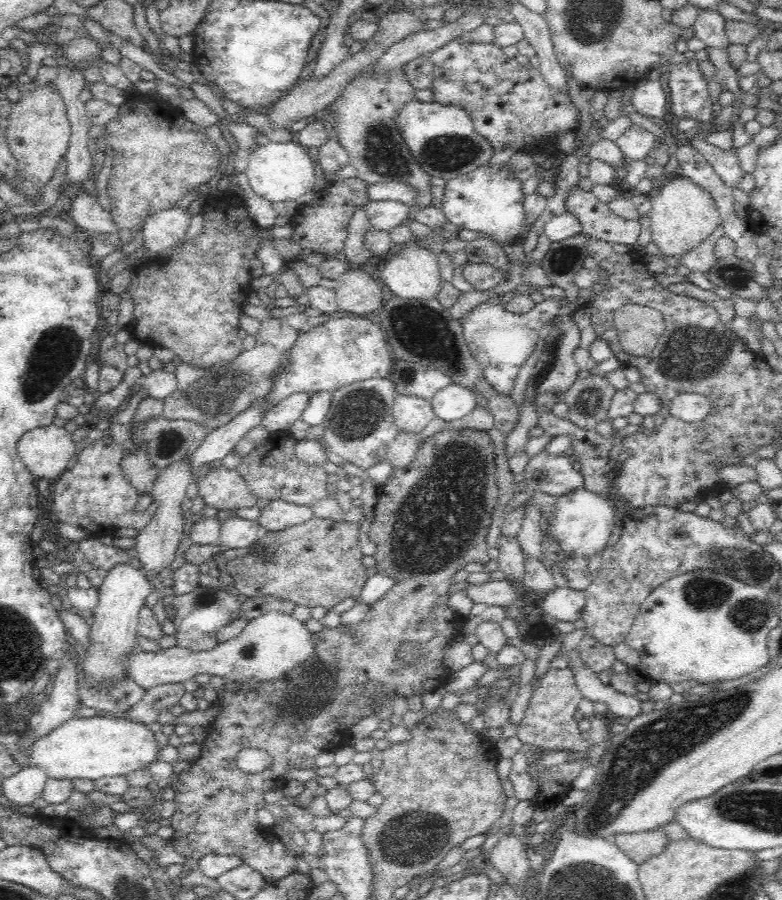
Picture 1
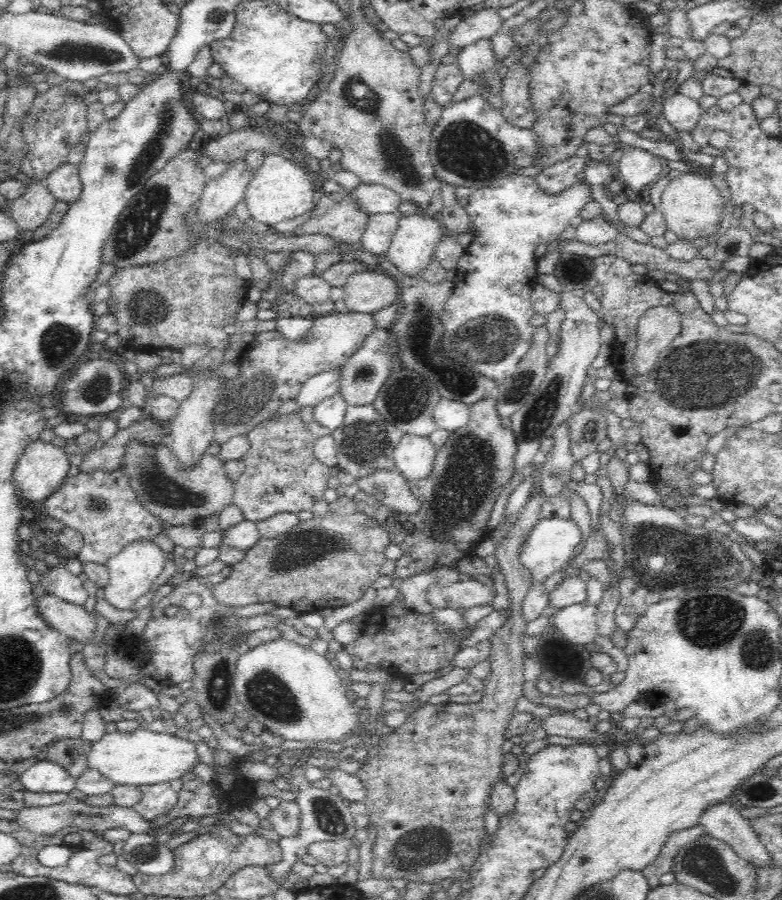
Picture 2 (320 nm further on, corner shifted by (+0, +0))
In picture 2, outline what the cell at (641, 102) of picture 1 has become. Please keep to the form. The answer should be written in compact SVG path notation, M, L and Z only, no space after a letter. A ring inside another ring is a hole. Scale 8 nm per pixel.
M679 93L667 97L663 108L662 112L666 120L678 132L692 133L698 125L698 122L702 119L704 112L704 109L698 101L687 98Z

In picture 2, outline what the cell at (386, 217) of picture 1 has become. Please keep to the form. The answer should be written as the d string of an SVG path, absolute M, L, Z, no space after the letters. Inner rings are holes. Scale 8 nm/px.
M392 214L370 215L370 222L361 236L360 249L368 254L384 255L390 248L398 220L399 218Z

